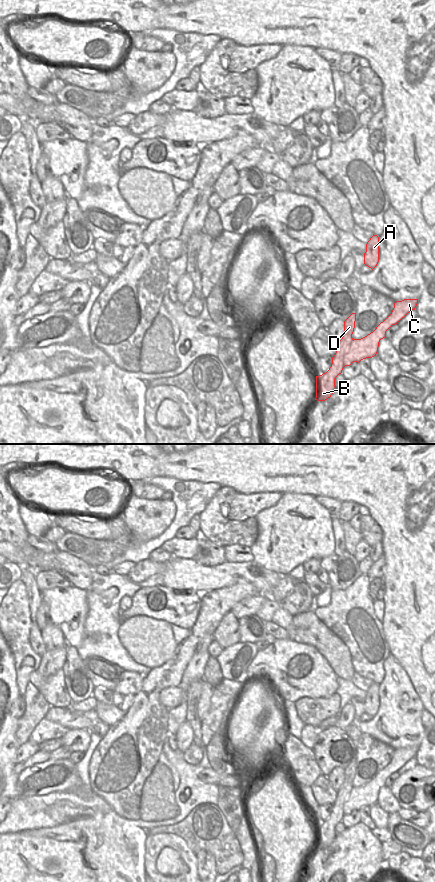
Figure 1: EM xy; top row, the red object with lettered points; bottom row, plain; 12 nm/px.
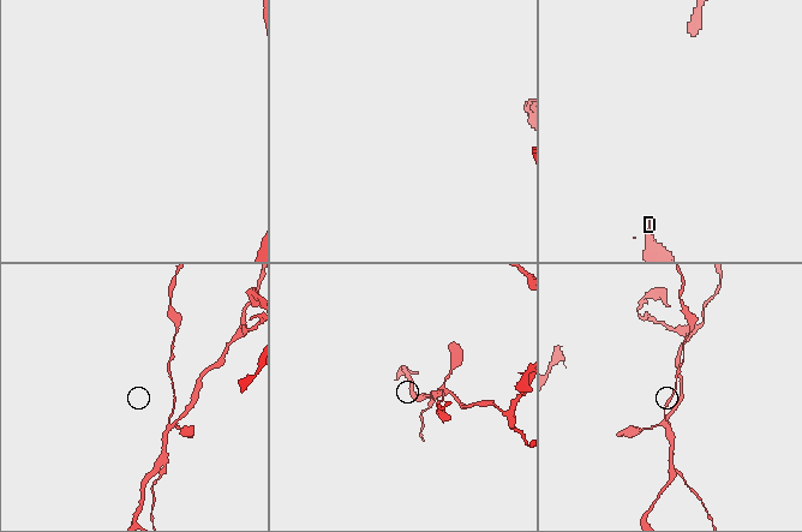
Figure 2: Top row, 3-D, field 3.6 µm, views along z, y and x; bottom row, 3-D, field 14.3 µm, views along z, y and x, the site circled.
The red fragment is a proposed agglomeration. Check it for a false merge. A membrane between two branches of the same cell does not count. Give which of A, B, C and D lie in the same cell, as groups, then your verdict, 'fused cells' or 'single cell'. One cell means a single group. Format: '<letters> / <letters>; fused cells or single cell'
A D / B C; fused cells

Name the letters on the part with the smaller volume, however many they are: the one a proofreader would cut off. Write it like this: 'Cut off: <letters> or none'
Cut off: A, D

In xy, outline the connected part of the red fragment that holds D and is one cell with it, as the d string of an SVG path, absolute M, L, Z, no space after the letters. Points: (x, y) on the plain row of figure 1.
M352 761L345 769L344 769L344 782L342 786L345 786L350 794L353 790L352 782L355 776L356 769L356 761Z

